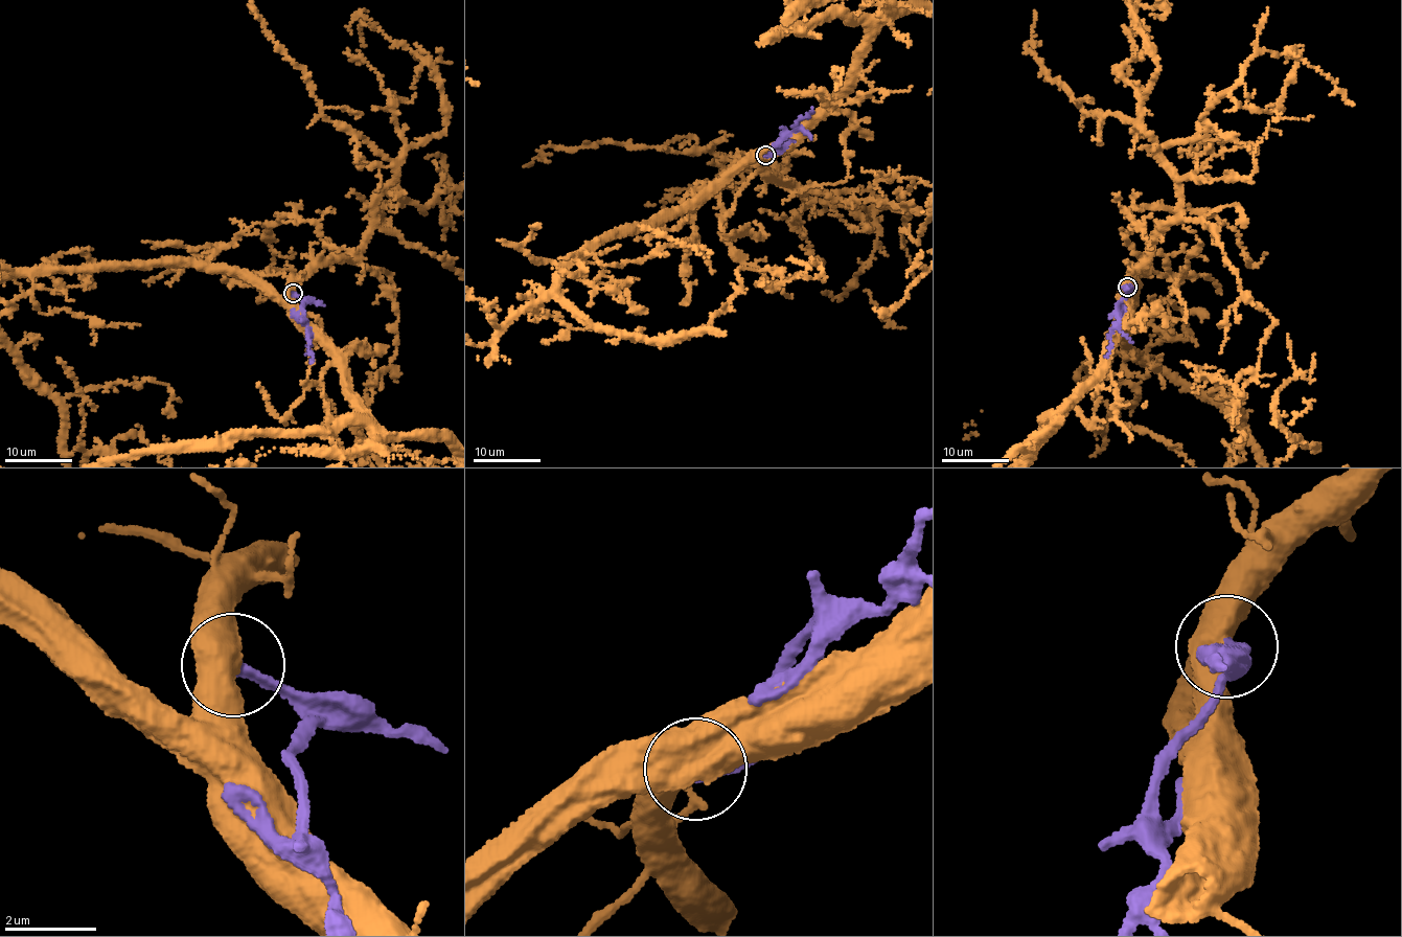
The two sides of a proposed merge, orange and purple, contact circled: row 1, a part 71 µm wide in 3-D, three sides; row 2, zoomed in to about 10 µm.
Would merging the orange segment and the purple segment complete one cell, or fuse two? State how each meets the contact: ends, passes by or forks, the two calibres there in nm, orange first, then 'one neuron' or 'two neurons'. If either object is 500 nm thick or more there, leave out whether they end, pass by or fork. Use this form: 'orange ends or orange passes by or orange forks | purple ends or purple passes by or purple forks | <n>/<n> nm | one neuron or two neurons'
550/240 nm | two neurons

